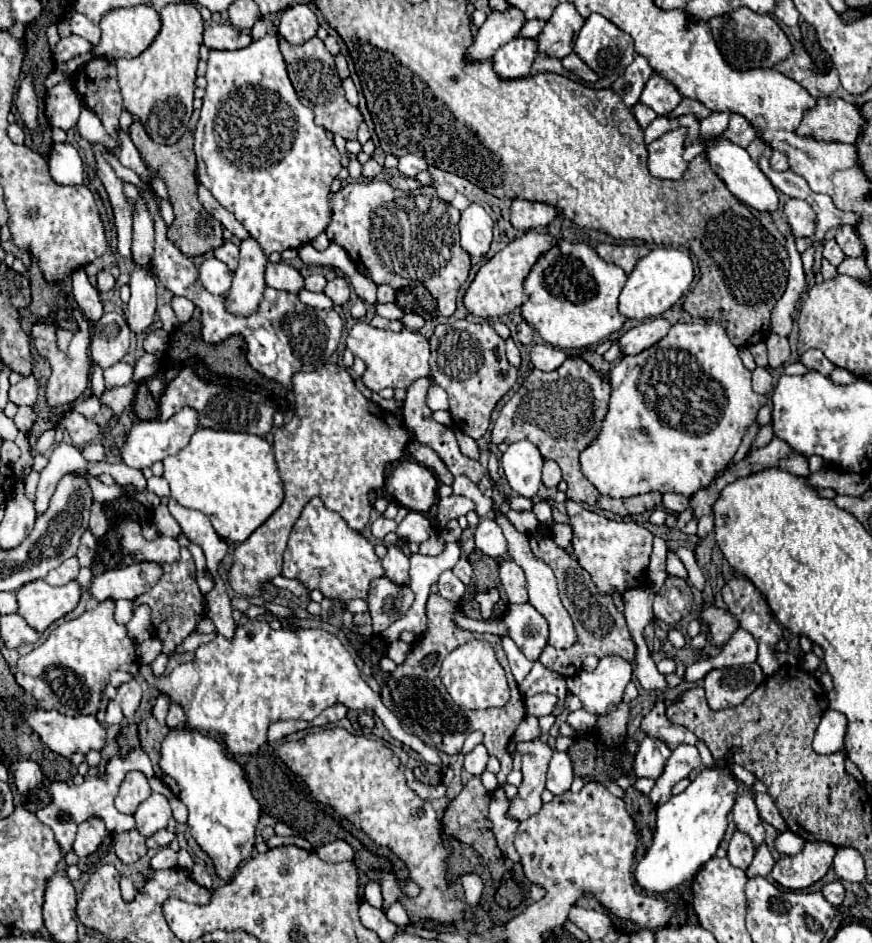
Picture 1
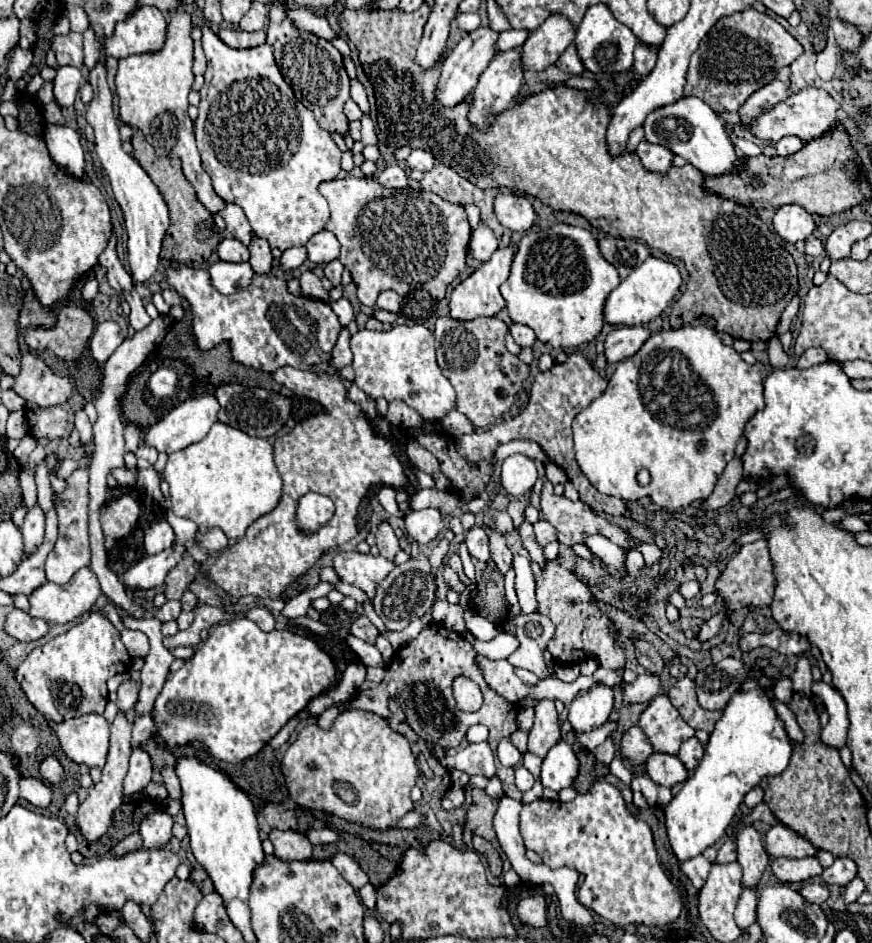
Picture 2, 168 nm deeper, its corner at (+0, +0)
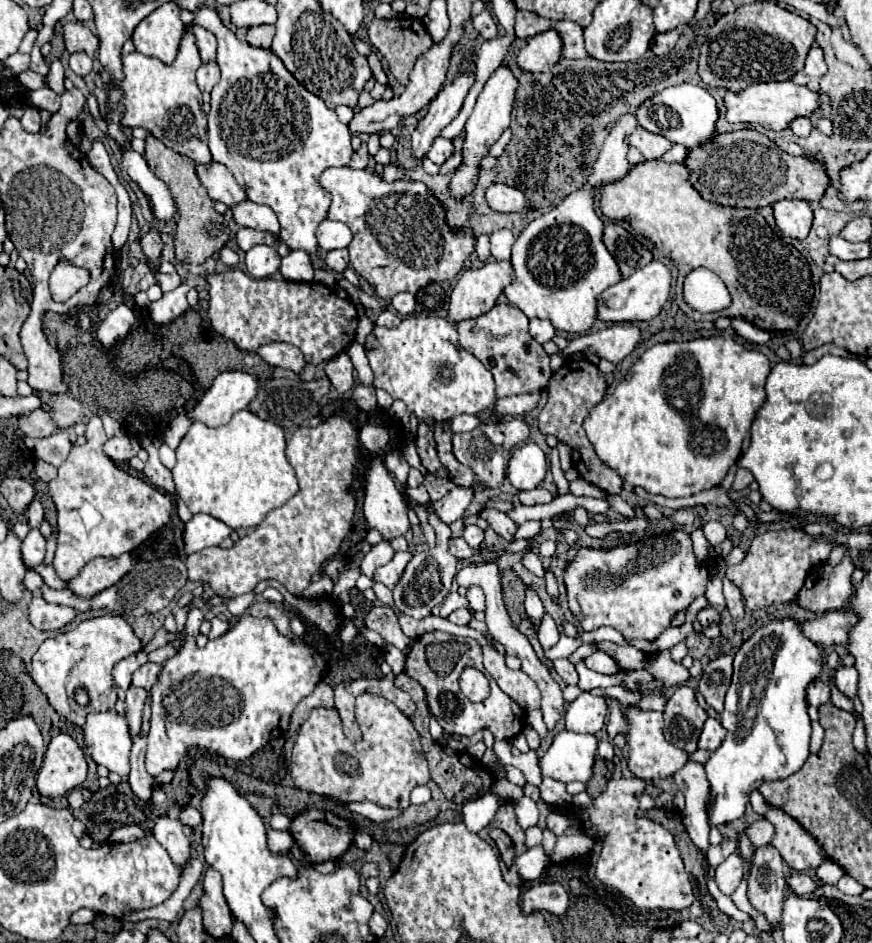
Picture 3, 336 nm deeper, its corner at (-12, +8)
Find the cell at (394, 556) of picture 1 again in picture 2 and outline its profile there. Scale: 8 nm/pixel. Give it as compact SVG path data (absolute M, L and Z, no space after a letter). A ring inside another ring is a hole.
M380 519L378 523L376 523L376 547L380 549L380 555L382 557L386 557L388 561L392 561L394 559L394 555L400 551L400 545L398 545L398 537L394 535L394 529L392 529L392 525L388 523L388 521L384 521L384 519Z

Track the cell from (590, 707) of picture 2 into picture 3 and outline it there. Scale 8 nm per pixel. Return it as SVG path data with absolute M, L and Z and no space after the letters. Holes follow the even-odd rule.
M582 693L566 711L566 729L576 733L596 733L604 727L606 715L608 703L604 697Z

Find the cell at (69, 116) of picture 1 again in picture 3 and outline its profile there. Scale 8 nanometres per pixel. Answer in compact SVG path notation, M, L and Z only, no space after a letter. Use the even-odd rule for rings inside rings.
M74 53L74 55L70 55L70 69L76 75L86 77L92 71L92 59L86 53Z

